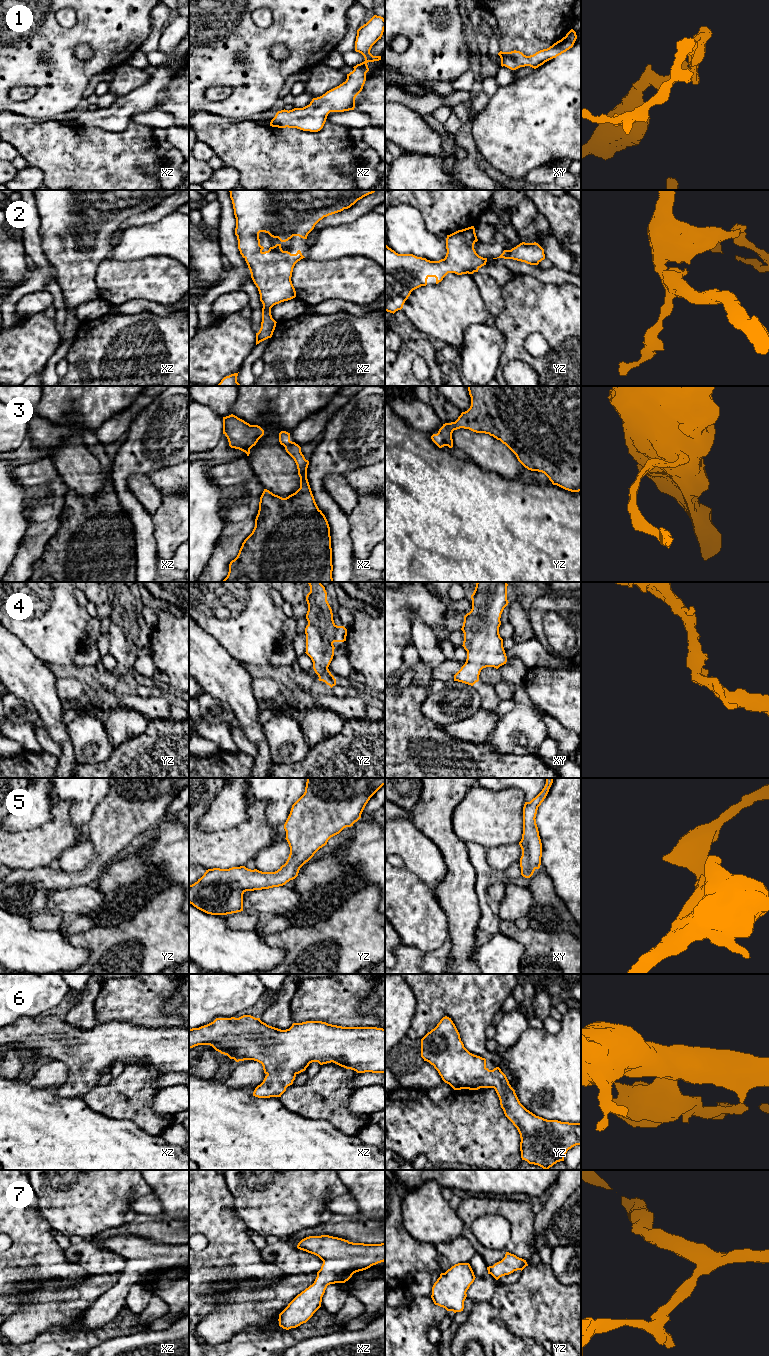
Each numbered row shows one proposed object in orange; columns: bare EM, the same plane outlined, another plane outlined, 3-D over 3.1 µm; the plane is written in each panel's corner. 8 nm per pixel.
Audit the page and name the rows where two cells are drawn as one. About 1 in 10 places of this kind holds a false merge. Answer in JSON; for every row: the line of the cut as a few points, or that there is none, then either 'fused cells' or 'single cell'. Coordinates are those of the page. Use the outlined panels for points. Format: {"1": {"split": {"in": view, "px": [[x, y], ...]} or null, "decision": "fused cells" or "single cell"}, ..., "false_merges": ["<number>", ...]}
{"1": {"split": null, "decision": "single cell"}, "2": {"split": null, "decision": "single cell"}, "3": {"split": null, "decision": "single cell"}, "4": {"split": null, "decision": "single cell"}, "5": {"split": null, "decision": "single cell"}, "6": {"split": null, "decision": "single cell"}, "7": {"split": null, "decision": "single cell"}, "false_merges": []}

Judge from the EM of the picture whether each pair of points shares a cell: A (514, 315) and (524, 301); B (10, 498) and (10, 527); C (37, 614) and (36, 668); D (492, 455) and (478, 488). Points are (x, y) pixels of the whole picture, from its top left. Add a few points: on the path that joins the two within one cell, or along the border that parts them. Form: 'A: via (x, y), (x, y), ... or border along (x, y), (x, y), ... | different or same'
A: via (517, 312), (524, 304) | same
B: via (10, 505), (10, 520) | same
C: border along (20, 640), (47, 664) | different
D: border along (471, 460), (482, 469), (492, 471), (508, 479) | different

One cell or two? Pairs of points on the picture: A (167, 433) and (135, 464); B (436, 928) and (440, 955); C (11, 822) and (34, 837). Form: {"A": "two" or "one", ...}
{"A": "one", "B": "two", "C": "two"}

